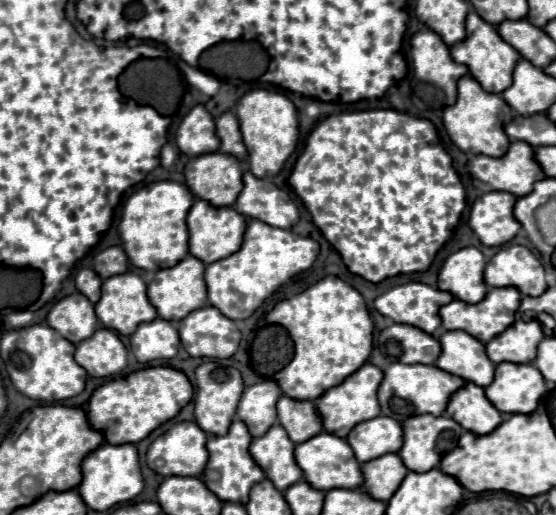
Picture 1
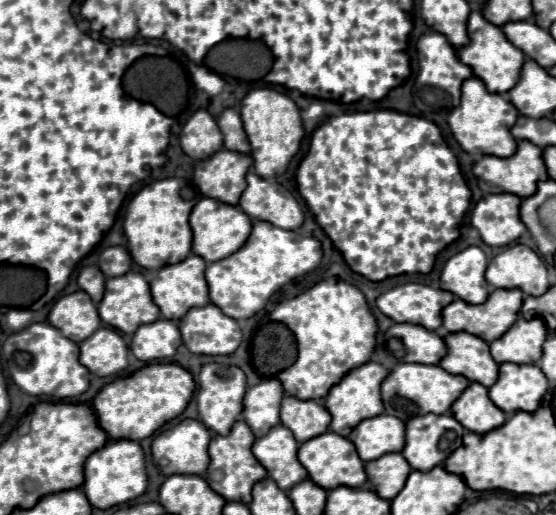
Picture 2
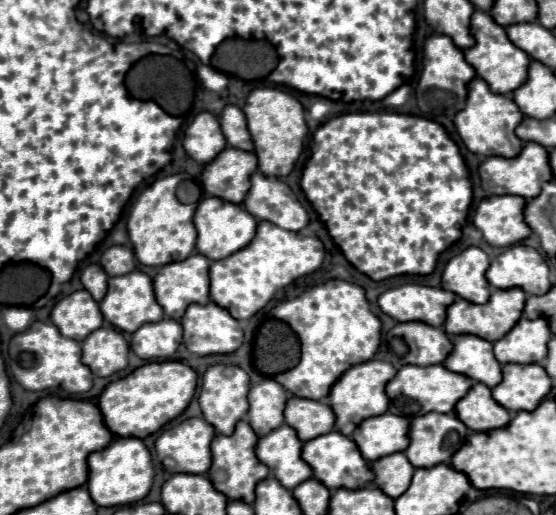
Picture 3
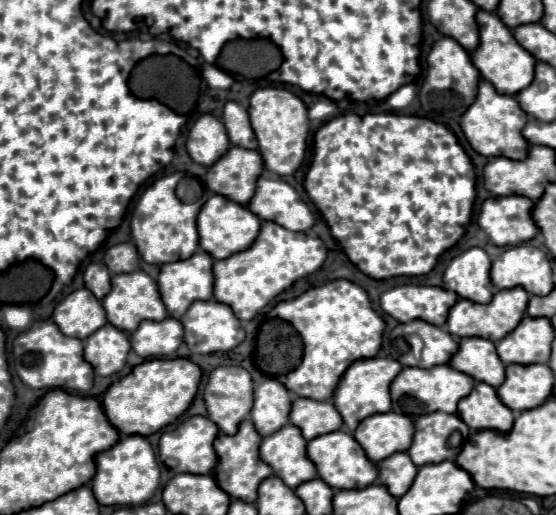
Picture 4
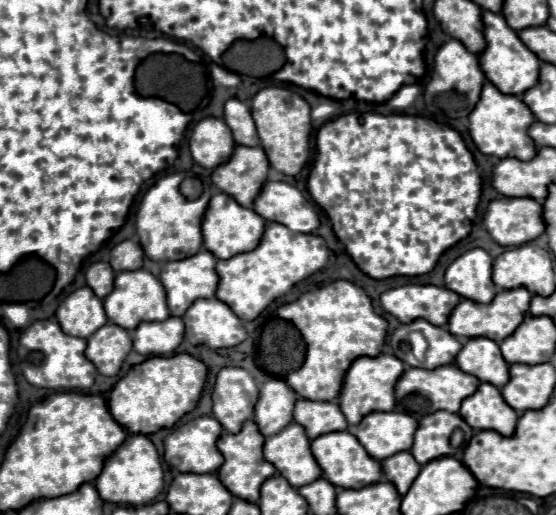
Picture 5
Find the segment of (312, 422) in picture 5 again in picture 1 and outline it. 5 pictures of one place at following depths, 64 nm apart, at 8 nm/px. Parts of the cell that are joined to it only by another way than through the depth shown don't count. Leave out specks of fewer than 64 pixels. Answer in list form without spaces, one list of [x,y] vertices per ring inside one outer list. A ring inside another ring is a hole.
[[[288,396],[278,400],[278,422],[286,428],[294,444],[302,444],[322,432],[322,418],[316,410],[316,404]]]

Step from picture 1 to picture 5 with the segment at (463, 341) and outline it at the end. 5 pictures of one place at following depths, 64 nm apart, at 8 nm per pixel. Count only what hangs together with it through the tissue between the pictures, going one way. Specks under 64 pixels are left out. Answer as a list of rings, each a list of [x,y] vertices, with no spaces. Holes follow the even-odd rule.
[[[488,338],[466,340],[456,356],[456,364],[464,372],[476,376],[480,382],[488,380],[490,384],[496,384],[496,388],[502,388],[510,380],[510,368],[498,344]]]

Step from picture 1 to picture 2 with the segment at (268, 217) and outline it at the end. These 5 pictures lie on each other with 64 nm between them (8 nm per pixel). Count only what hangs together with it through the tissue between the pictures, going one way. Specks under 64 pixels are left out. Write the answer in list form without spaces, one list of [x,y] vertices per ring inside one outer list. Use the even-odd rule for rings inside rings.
[[[254,172],[246,176],[248,188],[240,198],[240,208],[254,220],[270,222],[284,230],[296,230],[304,222],[304,212],[290,190],[278,182],[264,180]]]

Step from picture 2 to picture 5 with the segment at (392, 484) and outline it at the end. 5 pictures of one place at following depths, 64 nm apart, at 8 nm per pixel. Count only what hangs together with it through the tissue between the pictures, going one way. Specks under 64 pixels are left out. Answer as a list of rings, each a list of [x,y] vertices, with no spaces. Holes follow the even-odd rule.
[[[398,452],[386,460],[382,460],[384,478],[396,486],[396,490],[404,496],[408,488],[412,486],[412,480],[420,474],[420,464],[416,464],[414,456],[410,452]]]

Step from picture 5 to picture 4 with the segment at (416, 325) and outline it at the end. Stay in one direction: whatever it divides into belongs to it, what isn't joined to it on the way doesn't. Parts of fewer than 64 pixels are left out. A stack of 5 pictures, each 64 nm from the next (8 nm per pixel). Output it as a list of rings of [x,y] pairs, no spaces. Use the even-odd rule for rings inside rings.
[[[412,320],[408,324],[398,324],[392,330],[392,338],[404,338],[408,334],[418,334],[424,340],[424,350],[420,360],[408,356],[402,360],[402,366],[418,366],[418,368],[434,368],[436,364],[448,364],[450,358],[458,350],[458,342],[444,328],[428,324],[424,320]]]

